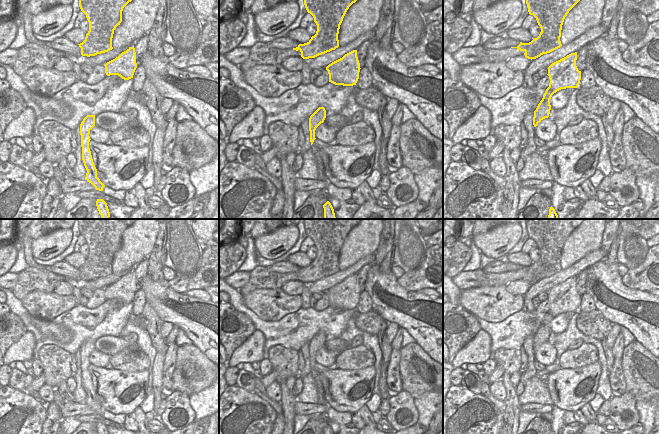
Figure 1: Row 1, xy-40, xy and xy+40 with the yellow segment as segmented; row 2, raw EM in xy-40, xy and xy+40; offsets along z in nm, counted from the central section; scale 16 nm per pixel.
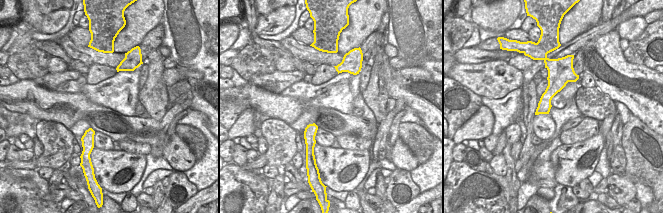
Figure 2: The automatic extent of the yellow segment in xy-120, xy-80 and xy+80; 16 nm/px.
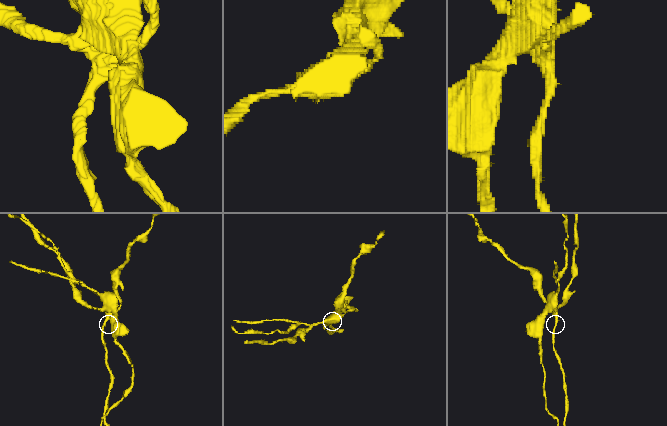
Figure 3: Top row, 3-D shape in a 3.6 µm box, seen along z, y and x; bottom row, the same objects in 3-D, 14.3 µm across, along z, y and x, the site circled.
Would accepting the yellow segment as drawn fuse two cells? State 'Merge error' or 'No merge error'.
Merge error

